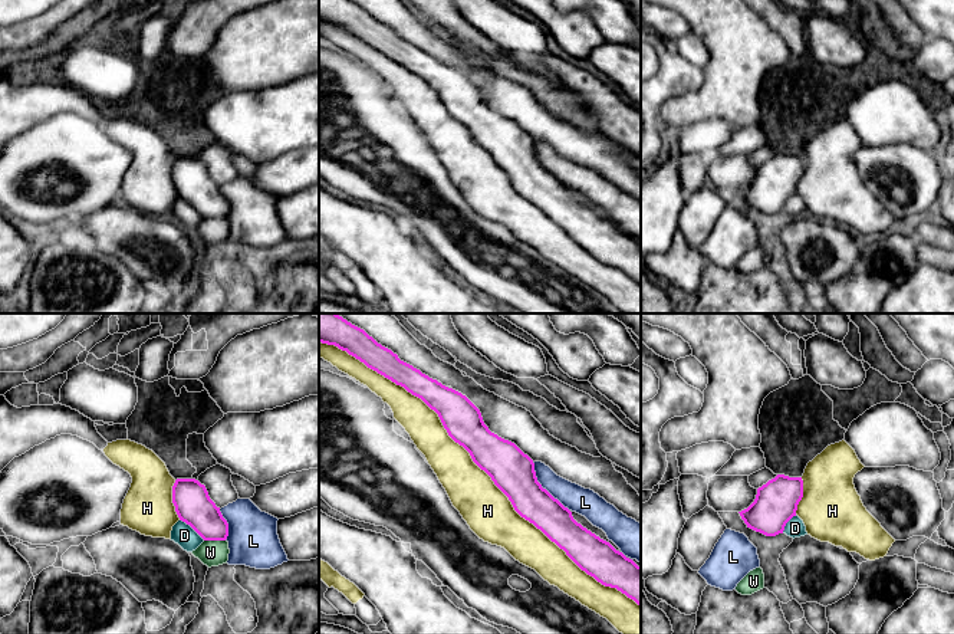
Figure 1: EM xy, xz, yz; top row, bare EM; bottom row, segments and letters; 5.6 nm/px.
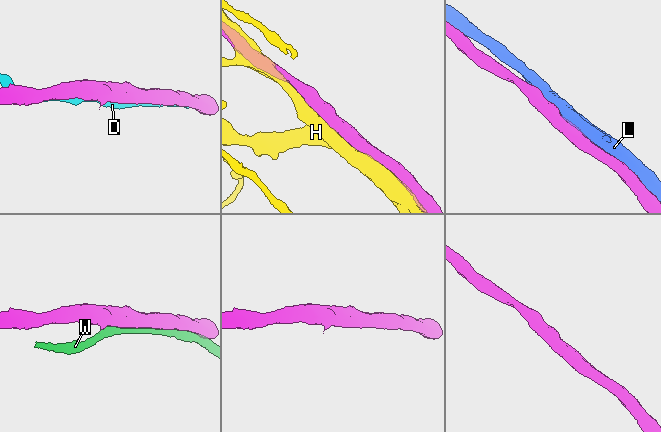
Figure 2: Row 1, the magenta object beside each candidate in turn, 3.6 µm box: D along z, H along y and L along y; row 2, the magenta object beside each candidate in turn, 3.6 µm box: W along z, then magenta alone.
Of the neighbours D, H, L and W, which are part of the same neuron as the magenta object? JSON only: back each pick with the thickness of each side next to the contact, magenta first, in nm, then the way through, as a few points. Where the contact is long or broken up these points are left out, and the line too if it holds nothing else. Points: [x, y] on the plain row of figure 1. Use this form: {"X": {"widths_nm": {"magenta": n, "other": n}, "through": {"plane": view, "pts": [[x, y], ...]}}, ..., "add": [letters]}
{"H": {"widths_nm": {"magenta": 240, "other": 260}}, "add": ["H"]}

